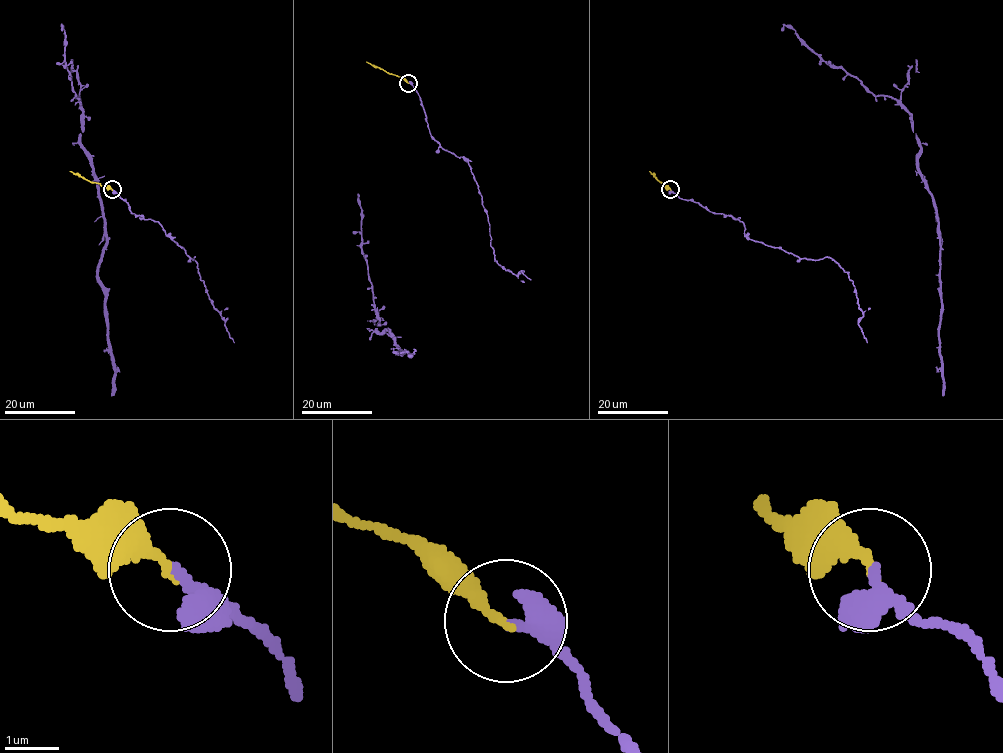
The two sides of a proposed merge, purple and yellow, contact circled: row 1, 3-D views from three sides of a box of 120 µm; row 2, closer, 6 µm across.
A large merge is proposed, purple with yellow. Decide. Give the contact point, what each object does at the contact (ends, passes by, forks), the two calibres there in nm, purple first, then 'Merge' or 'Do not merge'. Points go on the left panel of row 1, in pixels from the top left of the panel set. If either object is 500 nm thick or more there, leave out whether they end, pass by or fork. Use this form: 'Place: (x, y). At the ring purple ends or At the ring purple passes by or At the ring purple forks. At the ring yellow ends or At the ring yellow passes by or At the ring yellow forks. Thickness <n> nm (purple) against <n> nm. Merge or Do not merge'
Place: (112, 189). At the ring purple ends. At the ring yellow ends. Thickness 280 nm (purple) against 240 nm. Merge

